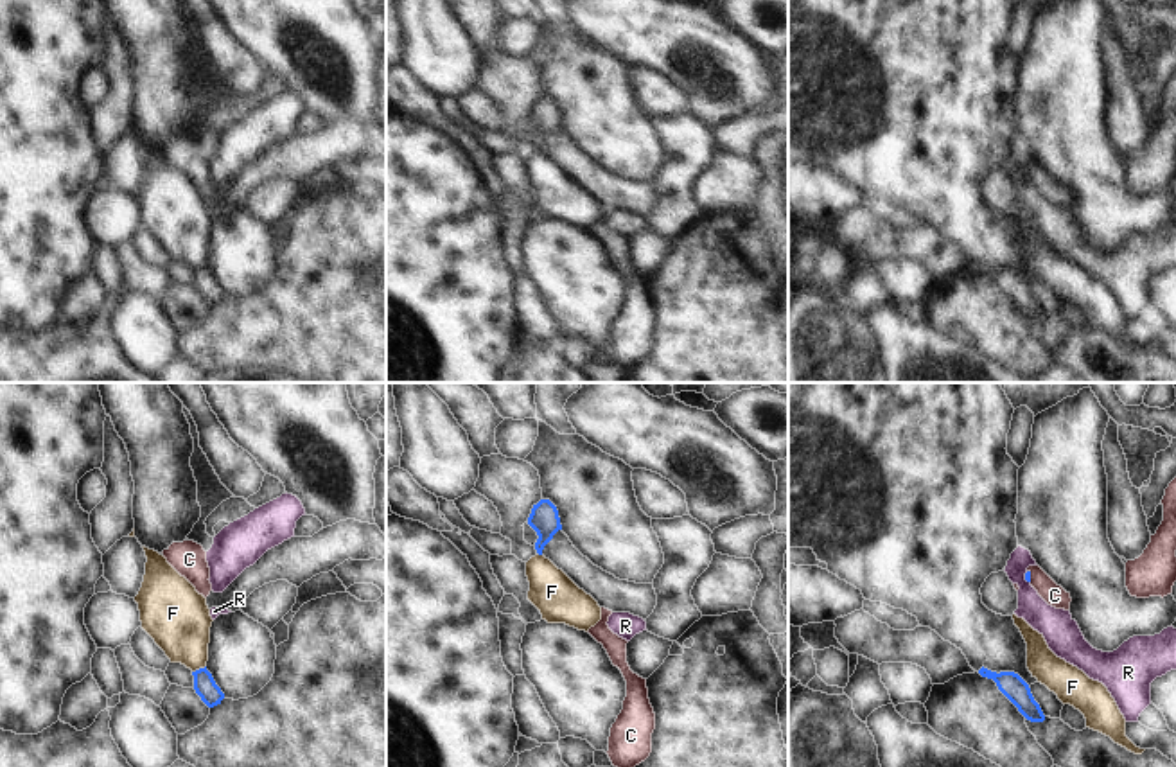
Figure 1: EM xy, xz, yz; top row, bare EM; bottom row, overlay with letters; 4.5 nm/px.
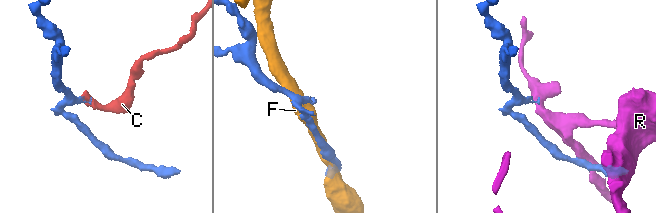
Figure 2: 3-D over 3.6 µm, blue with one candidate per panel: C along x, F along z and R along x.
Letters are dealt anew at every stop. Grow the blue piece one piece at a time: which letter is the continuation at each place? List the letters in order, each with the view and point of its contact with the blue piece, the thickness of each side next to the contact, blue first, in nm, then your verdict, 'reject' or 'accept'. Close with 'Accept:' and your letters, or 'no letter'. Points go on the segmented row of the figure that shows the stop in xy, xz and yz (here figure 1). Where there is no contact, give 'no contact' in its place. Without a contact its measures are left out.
C: yz (1029, 575) | 30/100 nm | accept
F: xy (200, 669) | 100/280 nm | reject
R: yz (1026, 577) | 30/140 nm | reject
Accept: C

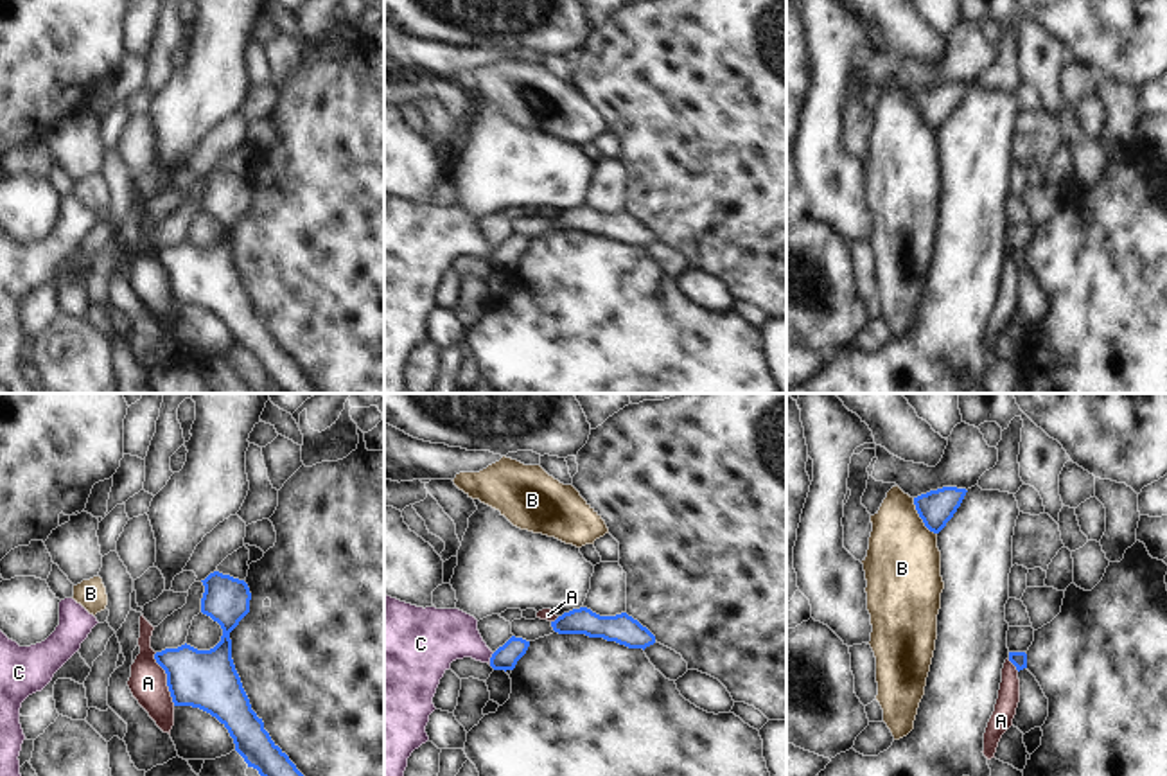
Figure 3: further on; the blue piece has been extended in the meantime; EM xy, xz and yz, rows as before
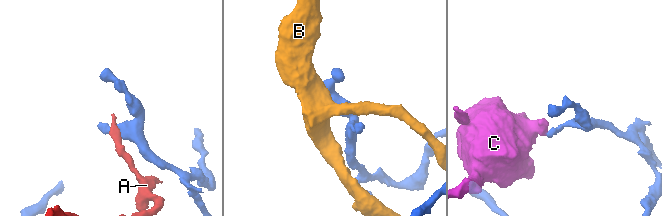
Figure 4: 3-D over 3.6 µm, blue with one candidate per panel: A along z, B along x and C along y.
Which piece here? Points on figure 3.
A: xy (167, 679) | 260/170 nm | reject
B: yz (920, 516) | 160/340 nm | reject
C: xz (491, 658) | 110/260 nm | reject
Accept: no letter

